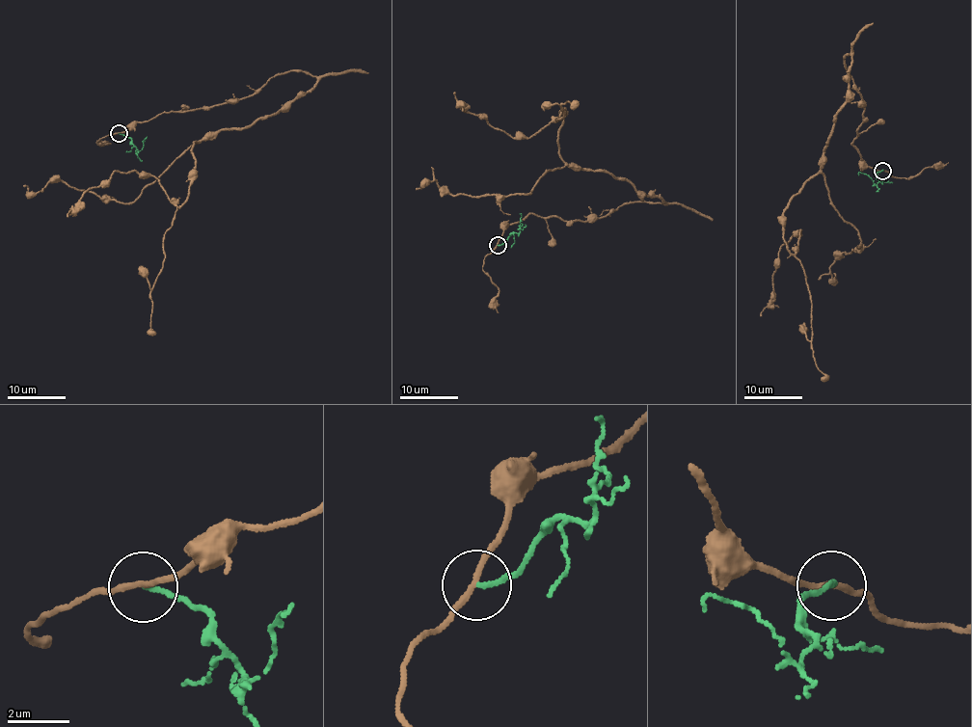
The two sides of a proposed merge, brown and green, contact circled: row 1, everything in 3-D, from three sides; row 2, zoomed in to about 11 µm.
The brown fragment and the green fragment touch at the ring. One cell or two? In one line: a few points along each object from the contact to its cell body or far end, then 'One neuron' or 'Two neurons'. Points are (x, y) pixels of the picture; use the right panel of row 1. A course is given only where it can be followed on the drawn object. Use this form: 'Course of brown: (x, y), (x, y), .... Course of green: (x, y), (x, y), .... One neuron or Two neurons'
Course of brown: (882, 171), (851, 143), (866, 104), (848, 53), (819, 172), (784, 217), (798, 248), (801, 229), (760, 316). Course of green: (882, 171), (877, 173), (879, 180), (876, 184), (866, 174), (857, 175). Two neurons

